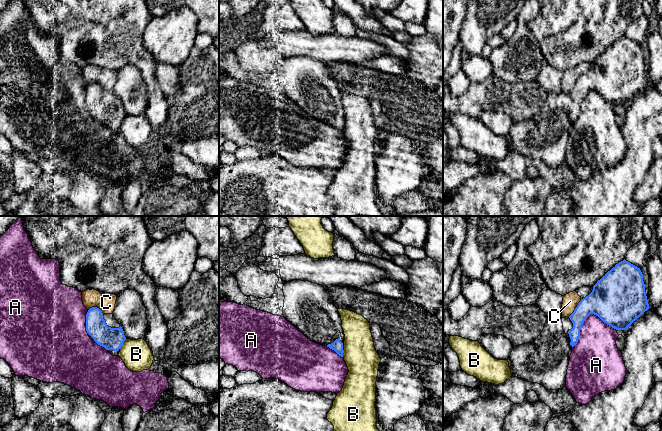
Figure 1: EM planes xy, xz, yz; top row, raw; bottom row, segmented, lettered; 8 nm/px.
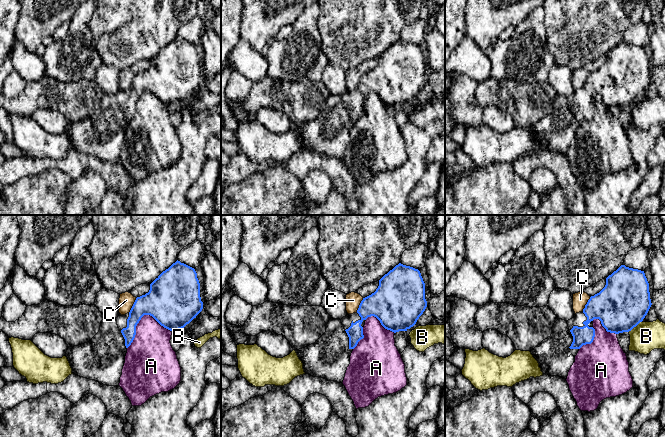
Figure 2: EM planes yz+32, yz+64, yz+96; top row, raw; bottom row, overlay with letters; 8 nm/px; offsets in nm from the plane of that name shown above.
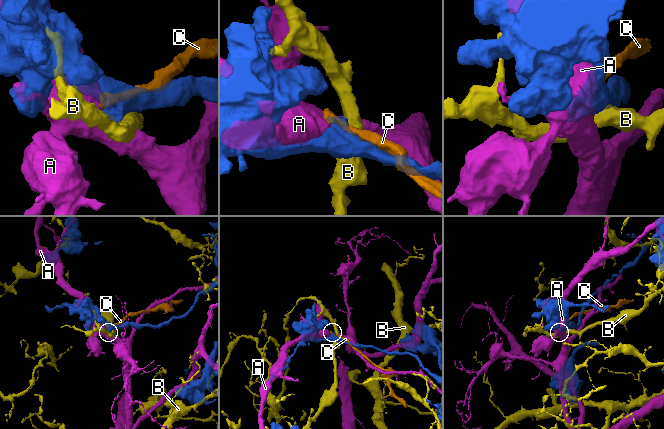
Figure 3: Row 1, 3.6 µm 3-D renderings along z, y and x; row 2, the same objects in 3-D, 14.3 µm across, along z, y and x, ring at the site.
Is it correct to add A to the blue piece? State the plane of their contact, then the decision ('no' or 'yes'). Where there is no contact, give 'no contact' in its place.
contact in yz; no

